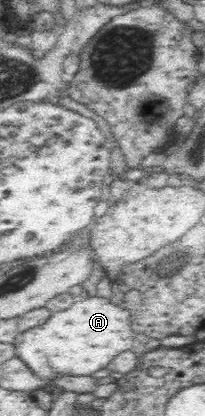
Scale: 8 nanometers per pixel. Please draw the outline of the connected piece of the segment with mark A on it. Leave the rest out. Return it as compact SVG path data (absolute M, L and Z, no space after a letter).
M88 298L72 304L64 312L56 312L48 322L22 334L18 356L30 364L34 372L50 374L74 374L94 376L94 368L102 370L114 356L124 351L136 350L140 338L130 329L130 312L114 306L106 298Z

